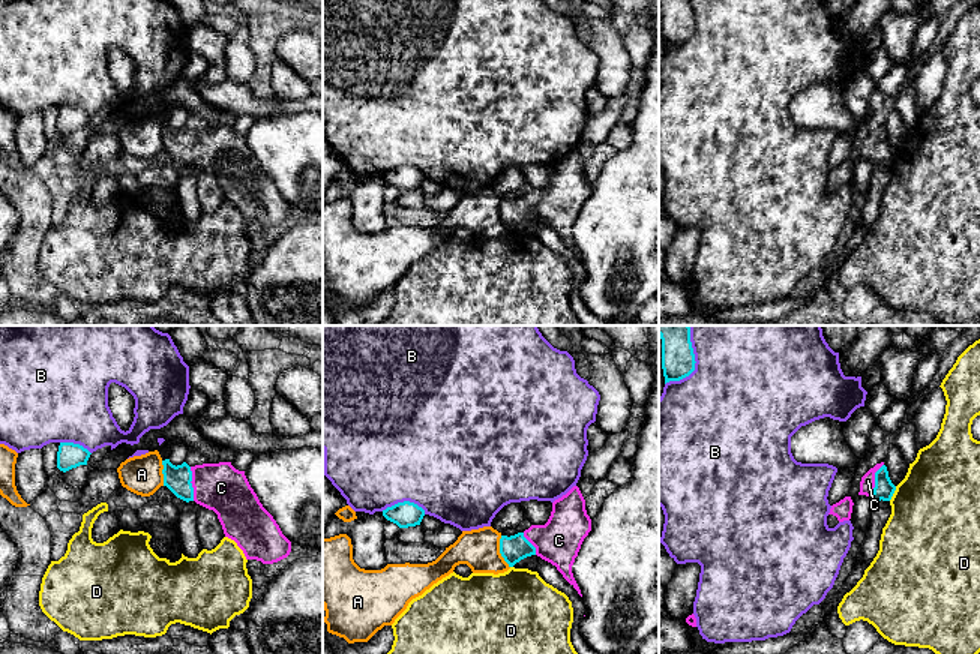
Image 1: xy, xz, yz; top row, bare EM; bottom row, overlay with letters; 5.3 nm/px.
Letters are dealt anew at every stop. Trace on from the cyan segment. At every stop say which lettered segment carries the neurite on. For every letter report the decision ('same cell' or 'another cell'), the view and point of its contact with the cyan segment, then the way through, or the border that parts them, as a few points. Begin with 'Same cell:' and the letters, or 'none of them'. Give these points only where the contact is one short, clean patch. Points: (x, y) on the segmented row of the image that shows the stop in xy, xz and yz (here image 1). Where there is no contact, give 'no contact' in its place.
Same cell: C
A: another cell; meets cyan in xz at (500, 552)
B: another cell; meets cyan in yz at (695, 362)
C: same cell; meets cyan in xy at (191, 483); runs through xy (177, 479), (191, 483), (221, 488)
D: another cell; meets cyan in yz at (893, 492)

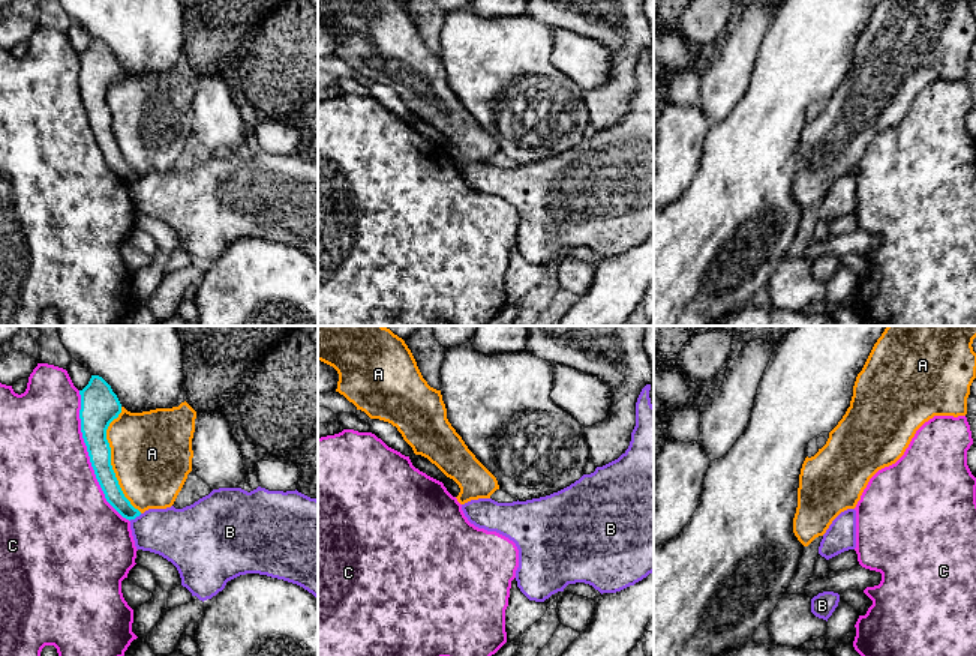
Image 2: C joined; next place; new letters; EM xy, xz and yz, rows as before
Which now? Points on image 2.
Same cell: none of them
A: another cell; meets cyan in xy at (110, 461)
B: another cell; meets cyan in xy at (135, 517); border along xy (141, 514), (129, 520)
C: another cell; meets cyan in xy at (89, 455)

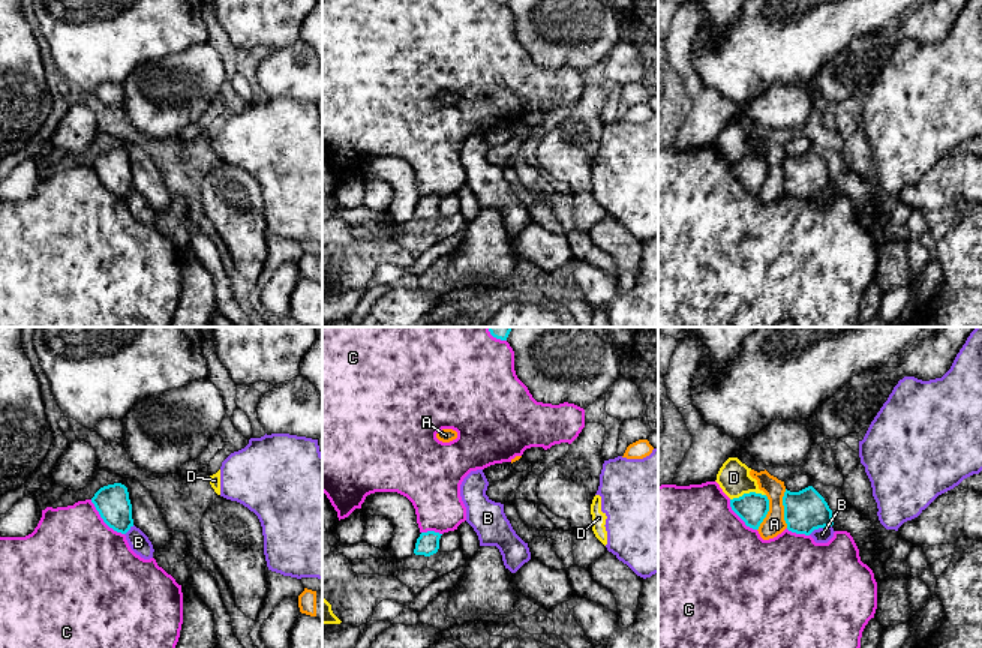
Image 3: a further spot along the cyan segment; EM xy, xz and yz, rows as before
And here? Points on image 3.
Same cell: none of them
A: another cell; meets cyan in yz at (784, 509)
B: another cell; meets cyan in yz at (819, 527); border along yz (831, 525), (814, 528), (808, 534)
C: another cell; meets cyan in xy at (104, 521)
D: another cell; meets cyan in yz at (747, 494)

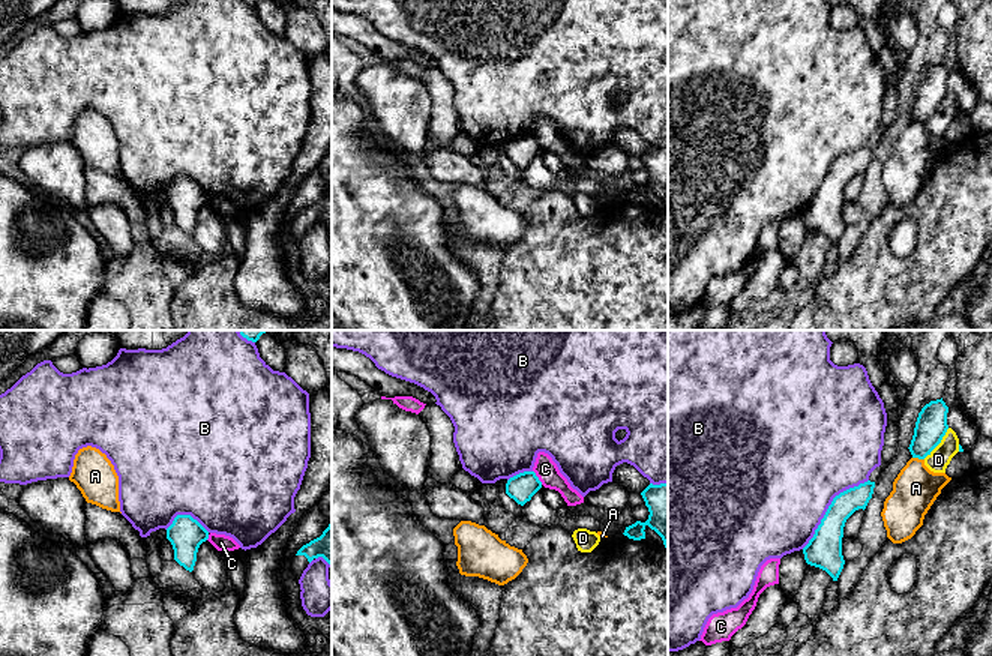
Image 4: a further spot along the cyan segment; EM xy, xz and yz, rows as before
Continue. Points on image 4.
Same cell: none of them
A: another cell; meets cyan in yz at (919, 458)
B: another cell; meets cyan in yz at (829, 506)
C: another cell; meets cyan in xz at (538, 478)
D: another cell; meets cyan in yz at (938, 443)

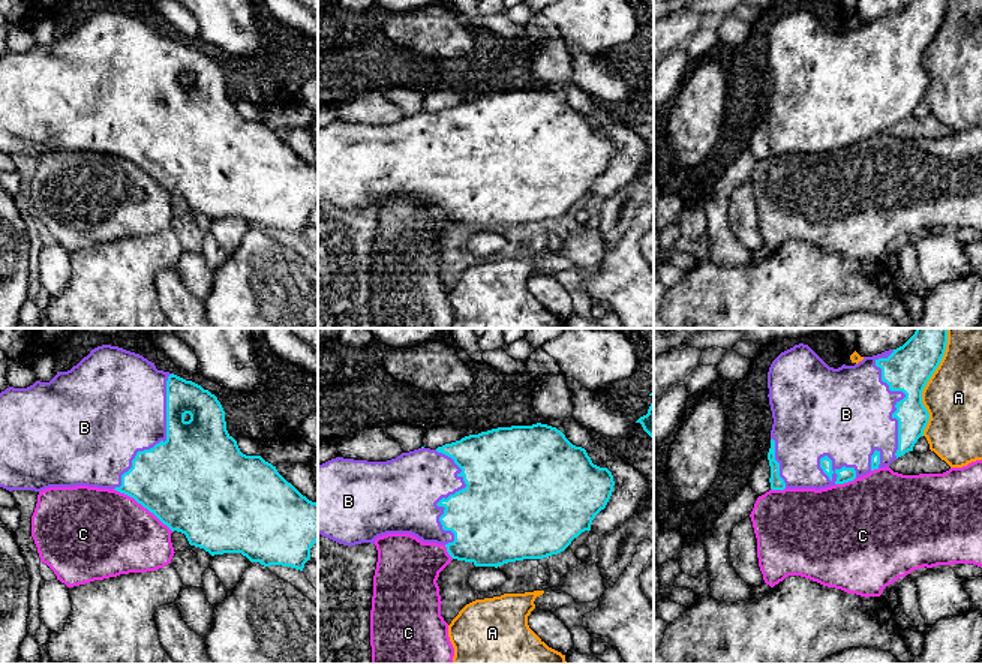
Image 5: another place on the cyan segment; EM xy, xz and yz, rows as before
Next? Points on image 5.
Same cell: B
A: another cell; meets cyan in yz at (927, 381)
B: same cell; meets cyan in xy at (167, 439)
C: another cell; meets cyan in xy at (143, 505)

